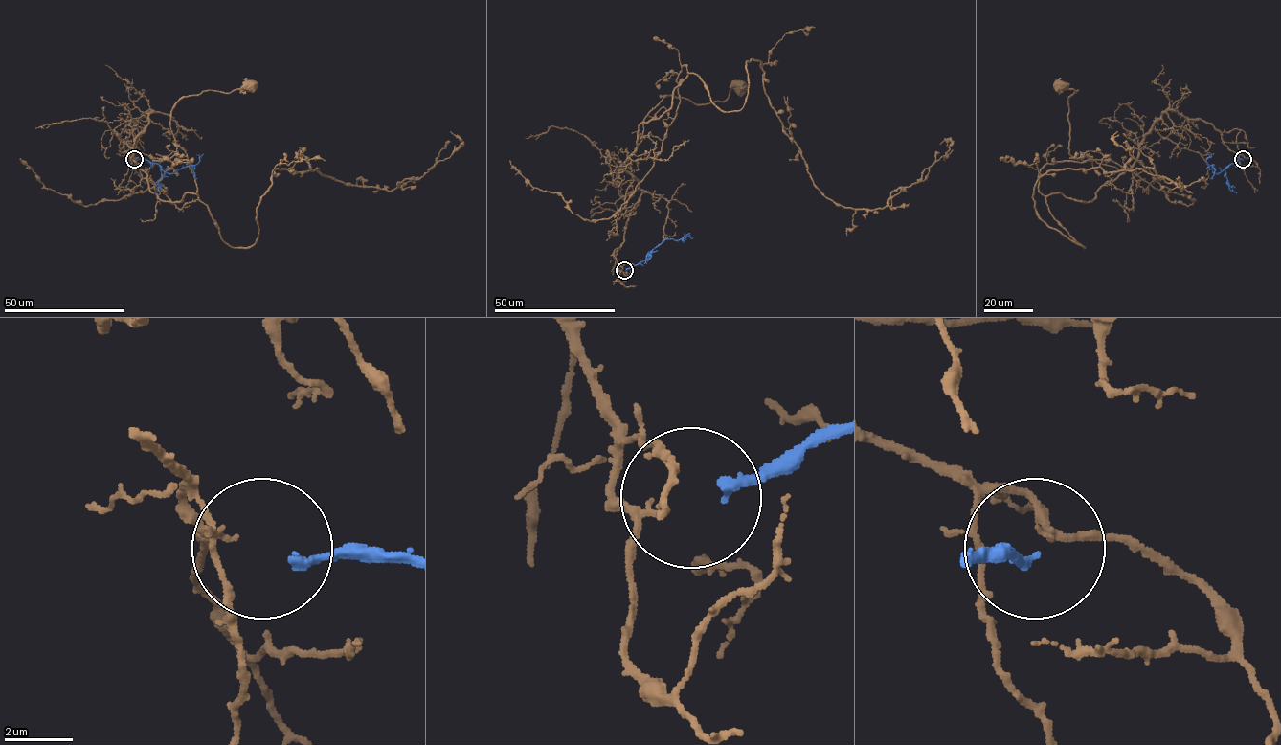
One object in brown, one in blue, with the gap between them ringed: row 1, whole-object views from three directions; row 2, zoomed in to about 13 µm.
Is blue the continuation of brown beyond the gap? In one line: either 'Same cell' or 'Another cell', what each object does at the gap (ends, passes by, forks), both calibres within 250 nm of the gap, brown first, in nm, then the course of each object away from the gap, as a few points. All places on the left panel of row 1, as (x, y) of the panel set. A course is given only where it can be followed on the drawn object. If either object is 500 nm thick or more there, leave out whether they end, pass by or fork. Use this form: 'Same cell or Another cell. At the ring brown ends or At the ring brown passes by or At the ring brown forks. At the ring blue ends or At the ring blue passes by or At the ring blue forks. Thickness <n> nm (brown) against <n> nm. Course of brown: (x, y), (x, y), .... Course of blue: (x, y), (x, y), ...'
Another cell. At the ring brown passes by. At the ring blue ends. Thickness 120 nm (brown) against 320 nm. Course of brown: (132, 158), (123, 144), (148, 110), (133, 146), (146, 169), (176, 152), (170, 112), (180, 100), (250, 86). Course of blue: (136, 159), (156, 163), (166, 172), (174, 173), (190, 164), (195, 165), (203, 153)

